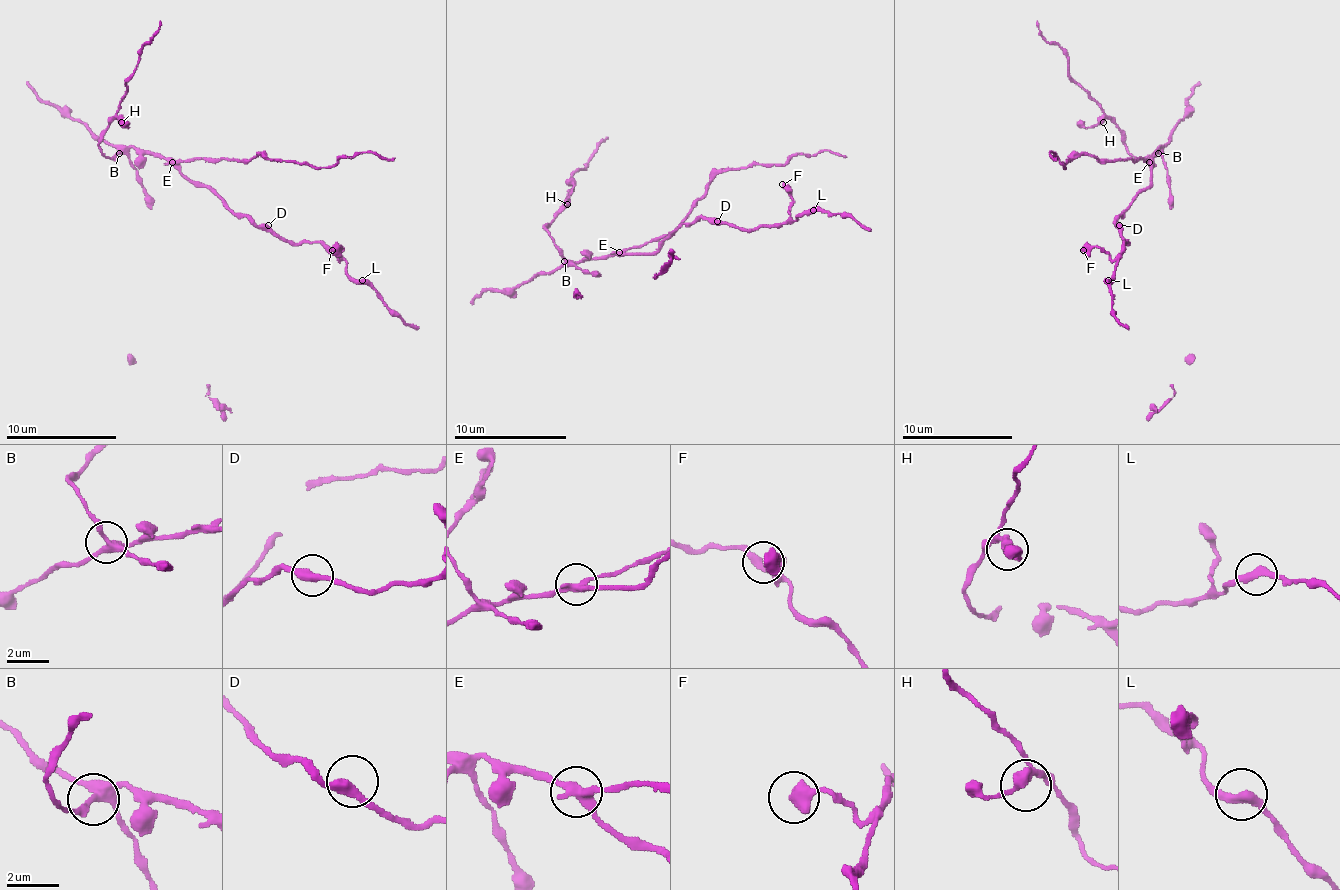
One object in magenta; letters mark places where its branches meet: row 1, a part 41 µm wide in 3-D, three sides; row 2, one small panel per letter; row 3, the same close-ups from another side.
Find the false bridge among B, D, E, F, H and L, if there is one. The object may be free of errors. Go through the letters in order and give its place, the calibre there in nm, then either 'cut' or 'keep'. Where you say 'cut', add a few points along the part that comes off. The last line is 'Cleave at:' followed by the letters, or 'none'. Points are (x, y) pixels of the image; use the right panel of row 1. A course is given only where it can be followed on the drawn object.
B: at (1158, 153); 340 nm thick; keep
D: at (1119, 225); 360 nm thick; keep
E: at (1149, 162); 300 nm thick; cut; foreign part runs (1150, 161), (1072, 158), (1064, 167), (1056, 158)
F: at (1083, 250); 600 nm thick; keep
H: at (1103, 122); 280 nm thick; keep
L: at (1108, 280); 360 nm thick; keep
Cleave at: E

